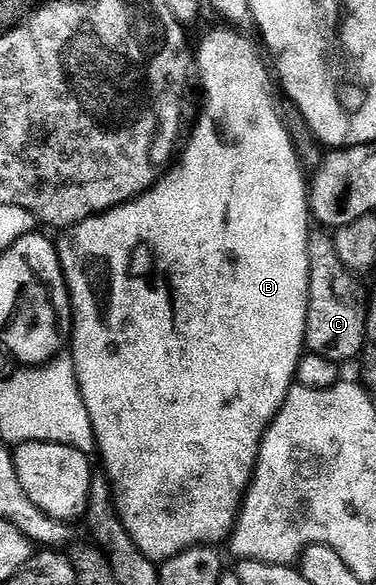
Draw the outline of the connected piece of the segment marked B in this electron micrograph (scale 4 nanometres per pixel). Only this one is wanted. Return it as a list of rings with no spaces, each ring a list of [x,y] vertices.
[[[223,27],[224,29],[212,29],[200,41],[200,46],[194,49],[194,69],[200,73],[200,85],[204,88],[204,110],[200,113],[200,118],[196,121],[196,126],[192,129],[192,138],[183,146],[178,160],[165,172],[164,176],[156,182],[152,188],[147,189],[140,197],[135,197],[125,205],[119,205],[116,209],[111,209],[105,213],[99,213],[97,217],[86,219],[82,223],[73,225],[72,228],[63,230],[61,241],[58,241],[60,250],[60,265],[64,268],[64,278],[68,284],[68,292],[72,295],[72,316],[74,318],[74,328],[70,338],[70,356],[74,367],[76,368],[76,378],[78,387],[82,391],[82,399],[86,403],[86,411],[90,411],[90,423],[94,427],[98,454],[104,460],[102,465],[103,472],[107,473],[108,480],[112,482],[112,487],[116,491],[116,506],[120,512],[122,523],[126,523],[126,531],[134,535],[134,543],[142,547],[142,555],[157,563],[169,561],[174,555],[178,555],[184,549],[192,549],[195,545],[215,546],[216,541],[227,542],[230,534],[236,527],[236,518],[240,515],[240,507],[244,503],[244,497],[248,494],[248,486],[252,484],[252,475],[256,472],[256,460],[260,454],[260,444],[264,442],[264,432],[272,426],[272,421],[278,415],[278,411],[284,405],[288,393],[291,391],[296,379],[296,368],[301,357],[306,352],[304,336],[306,335],[306,315],[308,314],[308,284],[310,283],[310,259],[308,258],[308,235],[310,232],[310,210],[308,207],[308,191],[310,188],[309,178],[304,177],[304,169],[300,166],[302,161],[301,154],[297,153],[296,145],[292,141],[292,135],[288,131],[285,114],[276,110],[276,97],[272,94],[272,85],[274,89],[274,77],[264,66],[264,61],[260,58],[261,50],[252,46],[252,41],[243,32],[237,31],[232,27]]]

